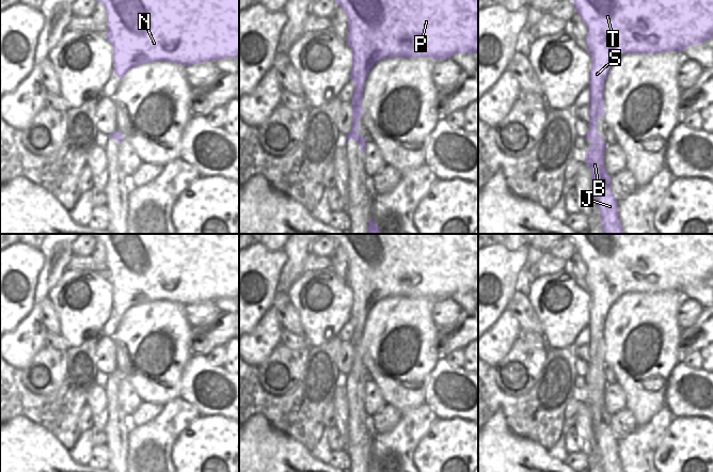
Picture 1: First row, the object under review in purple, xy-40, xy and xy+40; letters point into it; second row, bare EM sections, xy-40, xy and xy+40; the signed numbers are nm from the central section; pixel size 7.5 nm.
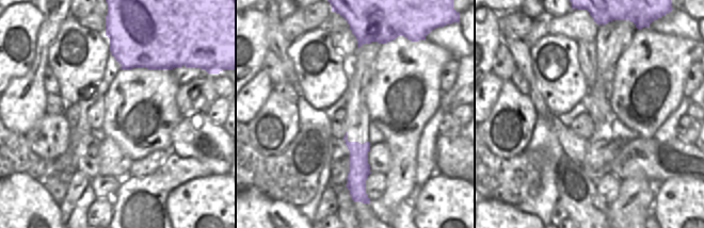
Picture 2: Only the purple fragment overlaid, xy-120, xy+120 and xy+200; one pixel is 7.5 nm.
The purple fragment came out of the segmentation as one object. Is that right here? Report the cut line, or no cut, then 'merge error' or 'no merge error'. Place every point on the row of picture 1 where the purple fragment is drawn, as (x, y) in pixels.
cut in xy+40 along (597, 115), (589, 118); merge error

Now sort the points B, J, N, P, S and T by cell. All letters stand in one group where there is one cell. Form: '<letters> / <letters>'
B J / N P S T

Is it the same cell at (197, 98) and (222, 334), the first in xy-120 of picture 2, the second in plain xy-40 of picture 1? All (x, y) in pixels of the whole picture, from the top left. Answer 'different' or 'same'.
same

